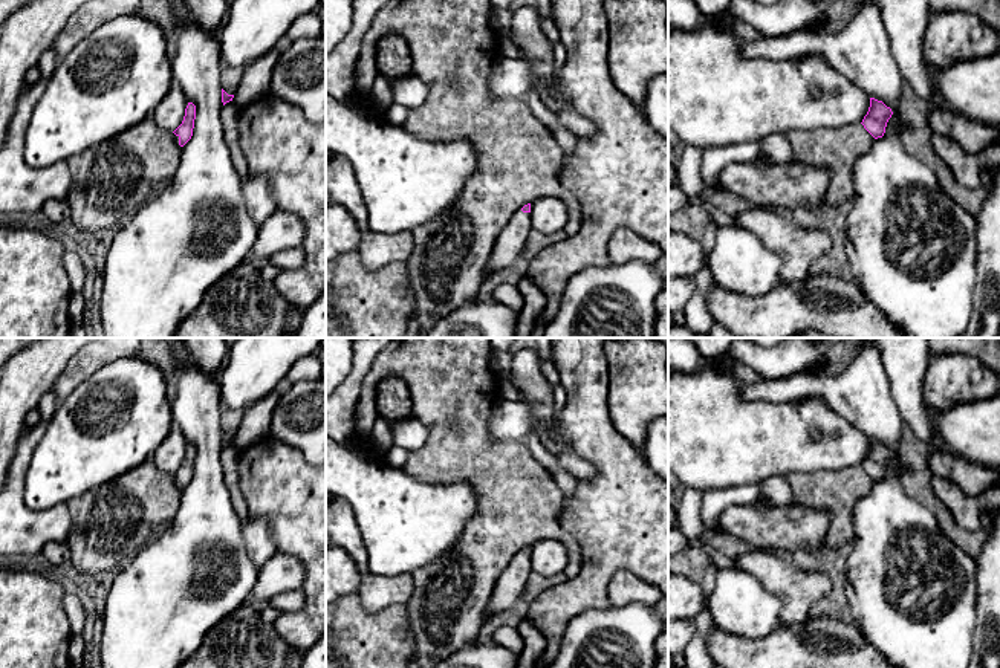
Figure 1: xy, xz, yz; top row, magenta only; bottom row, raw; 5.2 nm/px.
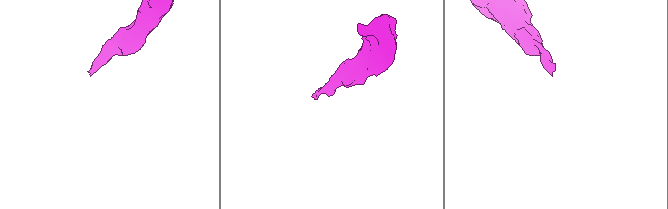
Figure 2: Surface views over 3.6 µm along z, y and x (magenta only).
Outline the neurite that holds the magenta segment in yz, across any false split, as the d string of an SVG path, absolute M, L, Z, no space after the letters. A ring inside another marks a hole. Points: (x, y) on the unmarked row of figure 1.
M870 440L870 449L862 462L864 471L875 480L882 480L893 454L882 443Z

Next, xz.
M531 546L515 555L498 576L485 610L485 619L511 608L521 598L526 581L532 572L529 555Z

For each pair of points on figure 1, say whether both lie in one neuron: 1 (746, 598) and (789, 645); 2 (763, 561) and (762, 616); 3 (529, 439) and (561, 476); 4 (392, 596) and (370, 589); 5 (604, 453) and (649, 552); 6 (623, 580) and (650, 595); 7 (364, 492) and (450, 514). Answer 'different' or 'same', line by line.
1: different
2: different
3: same
4: same
5: same
6: same
7: same

